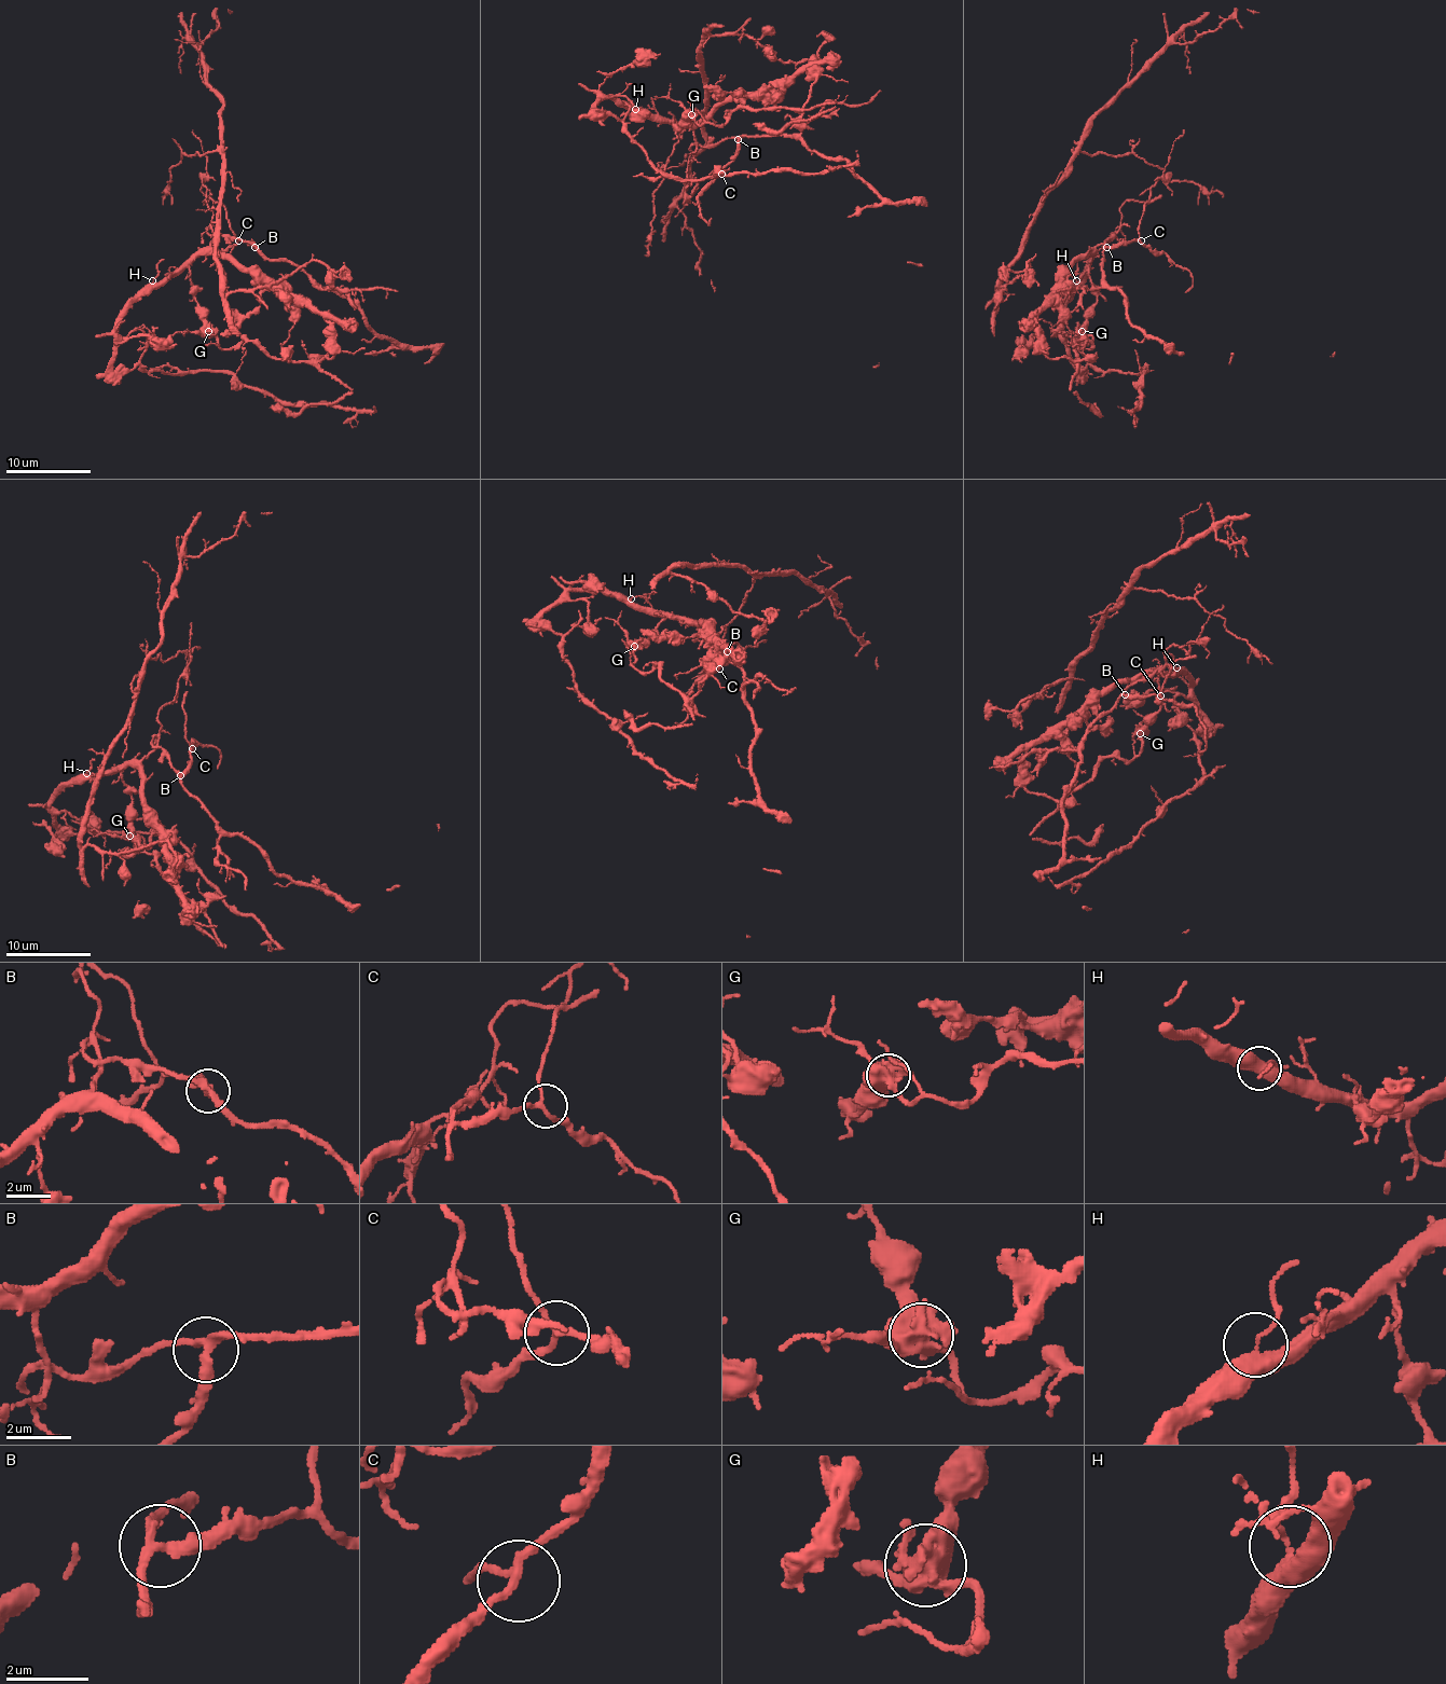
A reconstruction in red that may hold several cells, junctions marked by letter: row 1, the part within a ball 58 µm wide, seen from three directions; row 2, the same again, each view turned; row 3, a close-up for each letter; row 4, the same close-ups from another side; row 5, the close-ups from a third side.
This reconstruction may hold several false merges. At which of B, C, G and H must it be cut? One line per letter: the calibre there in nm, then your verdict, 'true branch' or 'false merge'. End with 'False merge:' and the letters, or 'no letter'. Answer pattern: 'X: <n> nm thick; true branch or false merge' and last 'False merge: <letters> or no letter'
B: 280 nm thick; true branch
C: 170 nm thick; true branch
G: 550 nm thick; false merge
H: 360 nm thick; true branch
False merge: G

